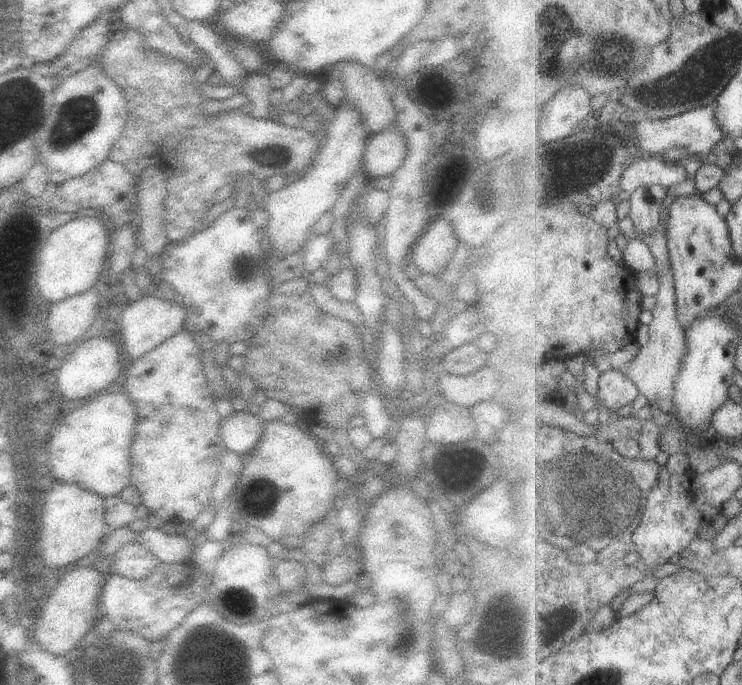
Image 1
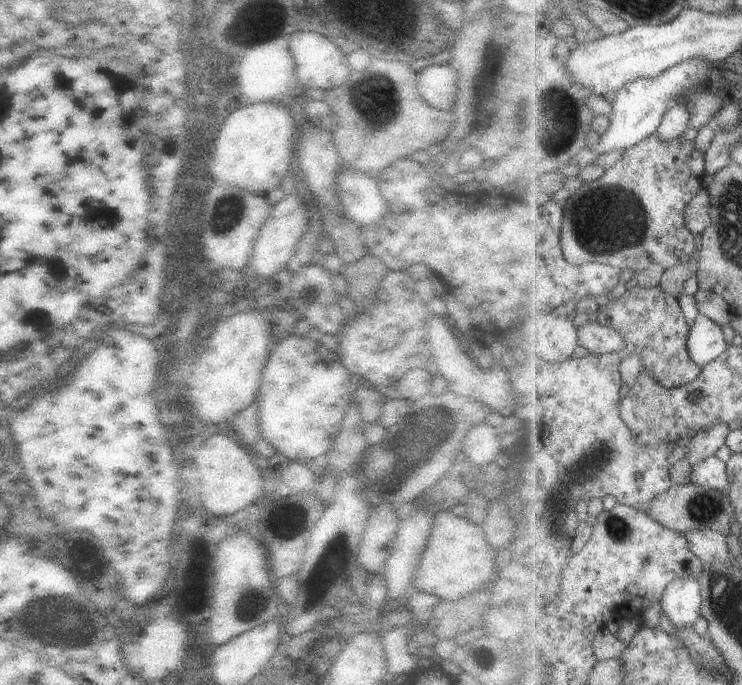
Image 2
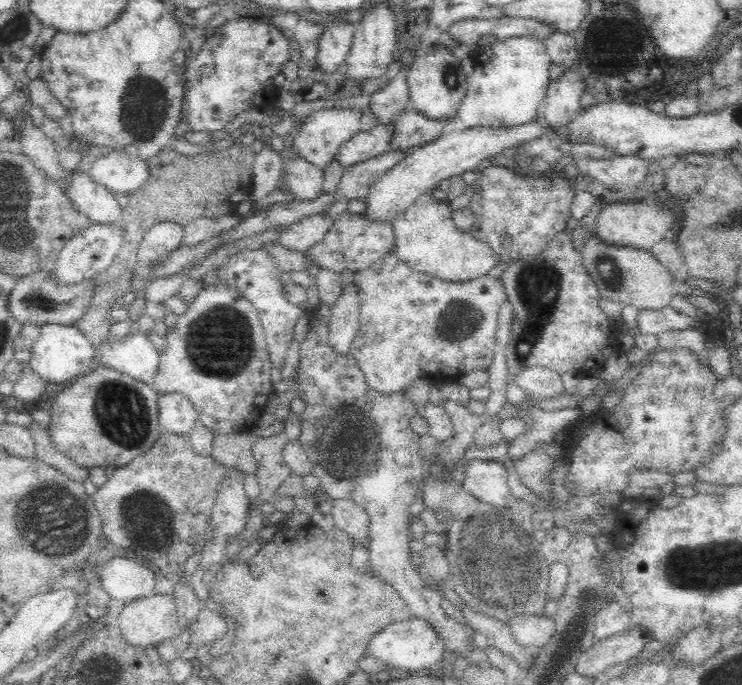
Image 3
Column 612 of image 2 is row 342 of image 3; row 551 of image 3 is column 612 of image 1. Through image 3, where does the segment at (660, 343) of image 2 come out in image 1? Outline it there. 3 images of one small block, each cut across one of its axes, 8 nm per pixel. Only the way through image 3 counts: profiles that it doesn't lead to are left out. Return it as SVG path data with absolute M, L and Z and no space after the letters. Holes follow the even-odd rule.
M612 369L600 376L598 401L612 411L632 405L640 393L639 385L622 369Z

